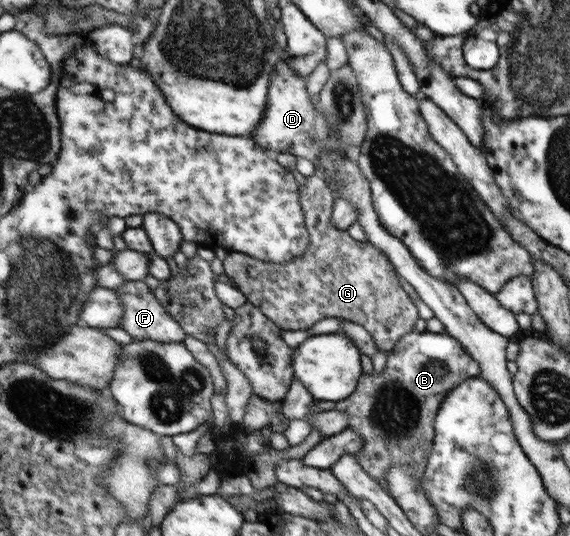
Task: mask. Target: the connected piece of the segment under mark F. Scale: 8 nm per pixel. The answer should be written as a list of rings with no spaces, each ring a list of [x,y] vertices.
[[[144,280],[128,281],[114,288],[122,305],[123,317],[120,327],[125,329],[134,340],[154,339],[161,343],[184,342],[187,332],[175,321],[175,318],[167,313],[165,307],[159,303],[152,289],[145,284]]]

